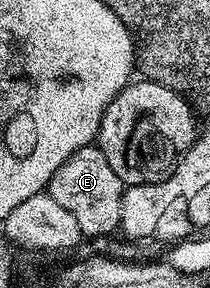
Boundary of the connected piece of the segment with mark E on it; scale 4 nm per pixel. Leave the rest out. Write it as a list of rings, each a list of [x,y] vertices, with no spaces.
[[[89,146],[62,162],[54,178],[50,178],[46,192],[54,198],[54,202],[59,202],[65,210],[74,214],[81,237],[91,238],[110,236],[119,229],[125,187],[118,174],[114,174],[110,162],[106,162],[106,153],[98,146]]]

